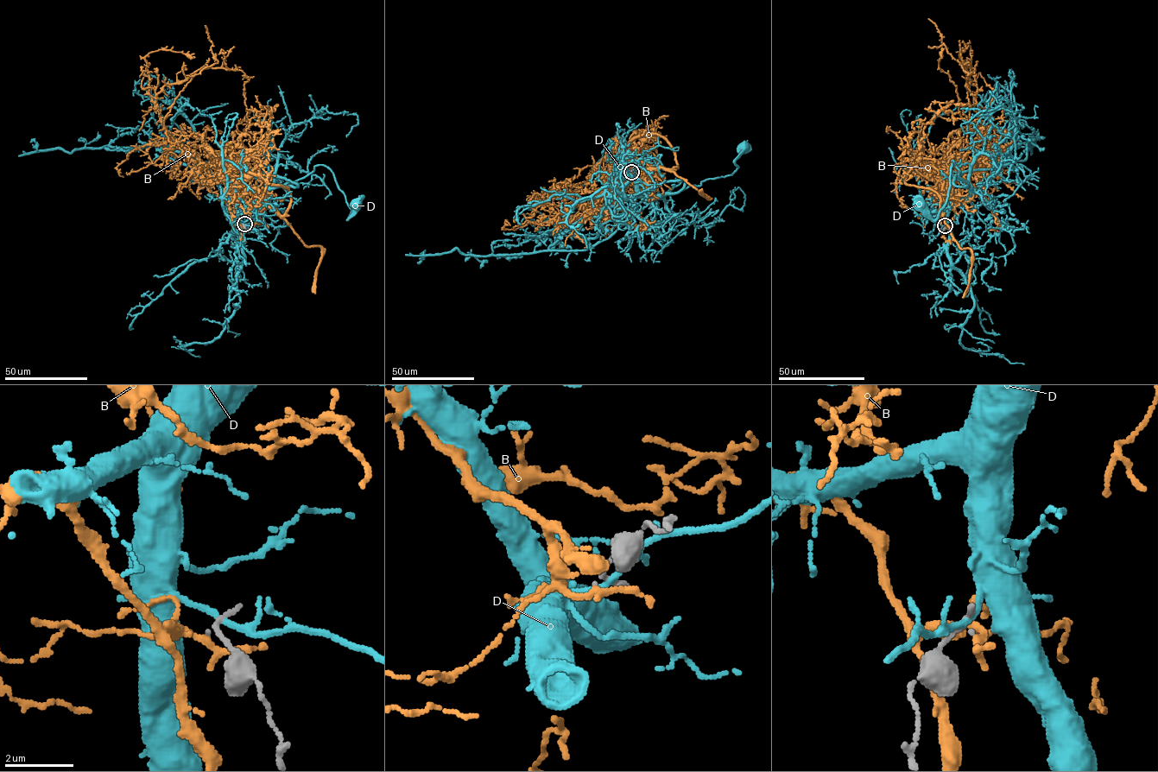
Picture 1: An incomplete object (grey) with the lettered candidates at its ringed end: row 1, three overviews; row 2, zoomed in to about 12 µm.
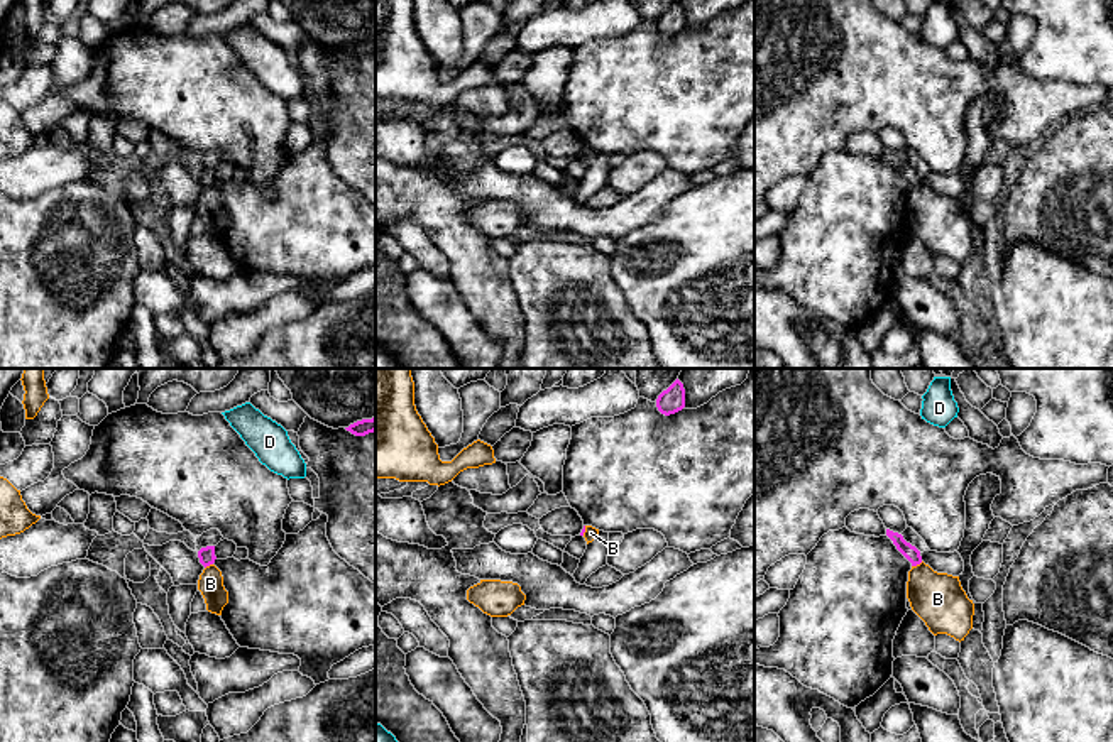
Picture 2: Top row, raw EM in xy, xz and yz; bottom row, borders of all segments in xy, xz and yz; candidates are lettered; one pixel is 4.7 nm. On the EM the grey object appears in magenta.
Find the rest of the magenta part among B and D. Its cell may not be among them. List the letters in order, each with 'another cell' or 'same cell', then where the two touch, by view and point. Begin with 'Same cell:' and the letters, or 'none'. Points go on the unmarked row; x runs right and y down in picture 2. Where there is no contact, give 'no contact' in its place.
Same cell: none
B: another cell; contact yz (917, 185)
D: another cell; no contact

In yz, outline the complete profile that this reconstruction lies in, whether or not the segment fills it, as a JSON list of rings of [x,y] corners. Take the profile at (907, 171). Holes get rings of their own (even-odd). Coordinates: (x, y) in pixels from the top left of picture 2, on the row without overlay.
[[[886,150],[886,157],[893,162],[896,171],[912,184],[912,188],[922,184],[920,172],[910,164],[907,164],[902,155]]]

